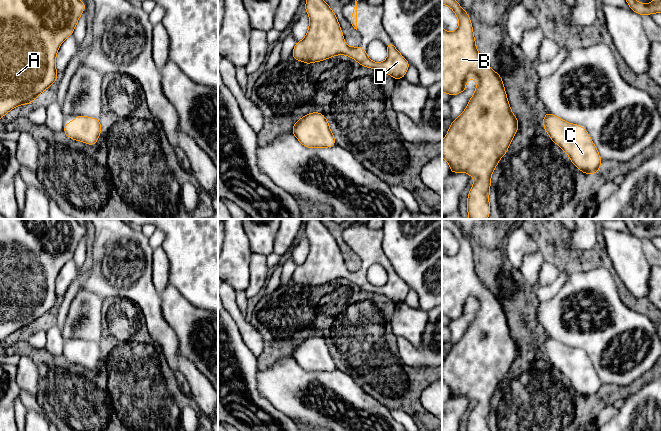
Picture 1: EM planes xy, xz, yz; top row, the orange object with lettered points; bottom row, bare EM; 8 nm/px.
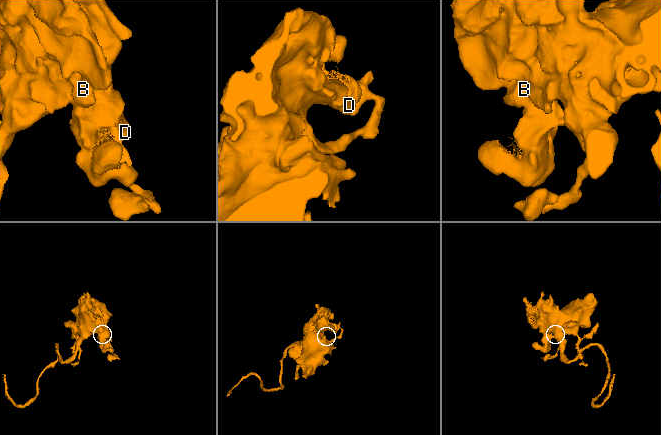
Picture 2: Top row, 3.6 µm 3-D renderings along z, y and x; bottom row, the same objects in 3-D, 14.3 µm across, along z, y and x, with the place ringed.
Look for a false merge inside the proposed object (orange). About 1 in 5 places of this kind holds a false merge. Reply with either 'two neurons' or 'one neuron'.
one neuron

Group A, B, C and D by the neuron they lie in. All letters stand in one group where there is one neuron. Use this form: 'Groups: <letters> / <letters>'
Groups: A B C D

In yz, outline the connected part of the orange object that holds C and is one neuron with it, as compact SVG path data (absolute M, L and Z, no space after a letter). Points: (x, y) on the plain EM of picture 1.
M547 336L543 350L553 367L568 378L572 388L581 396L594 399L602 383L588 356L580 349L571 348Z

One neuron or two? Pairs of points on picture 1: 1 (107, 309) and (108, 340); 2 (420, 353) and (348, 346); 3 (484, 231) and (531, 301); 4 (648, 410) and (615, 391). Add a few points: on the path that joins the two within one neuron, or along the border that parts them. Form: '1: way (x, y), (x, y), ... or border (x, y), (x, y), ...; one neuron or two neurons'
1: way (105, 317), (107, 332); one neuron
2: border (397, 338), (398, 345); two neurons
3: way (488, 249), (513, 285); one neuron
4: border (647, 384), (625, 399); two neurons

